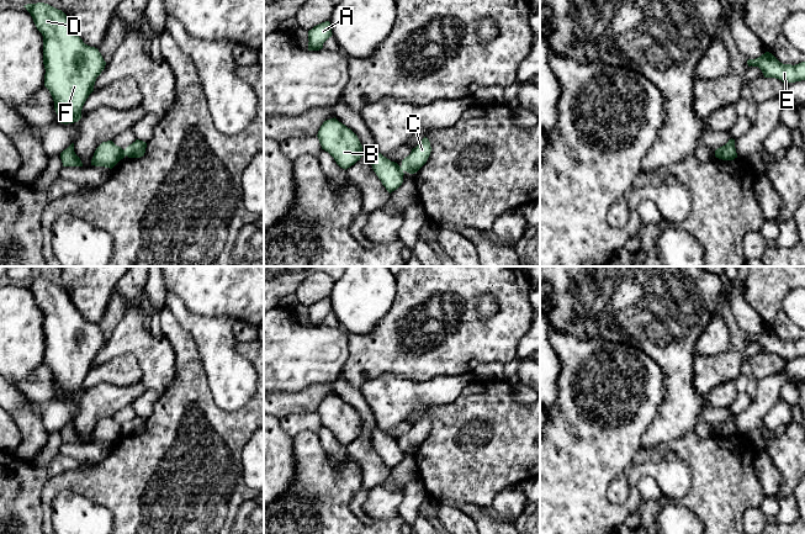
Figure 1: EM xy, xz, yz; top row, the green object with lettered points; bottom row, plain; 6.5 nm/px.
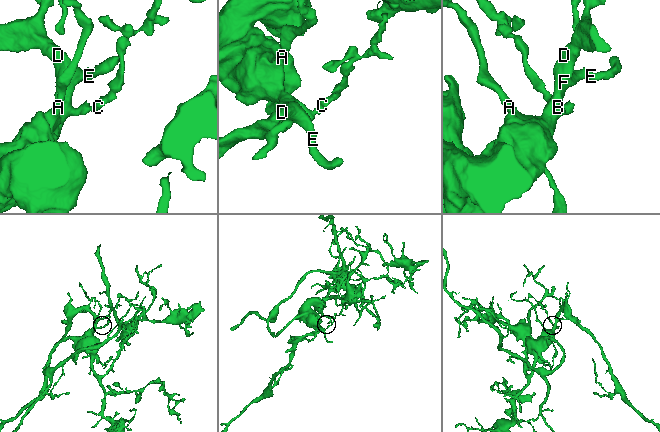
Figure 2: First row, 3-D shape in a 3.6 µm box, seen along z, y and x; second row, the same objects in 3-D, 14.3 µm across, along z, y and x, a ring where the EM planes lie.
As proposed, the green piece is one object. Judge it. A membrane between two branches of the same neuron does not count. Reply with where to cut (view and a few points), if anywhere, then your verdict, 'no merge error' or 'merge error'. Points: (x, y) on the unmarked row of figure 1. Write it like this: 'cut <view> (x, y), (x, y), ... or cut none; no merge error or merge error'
cut xy (123, 427), (126, 431); merge error

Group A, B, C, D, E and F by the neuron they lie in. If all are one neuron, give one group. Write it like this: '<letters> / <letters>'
A B D E F / C

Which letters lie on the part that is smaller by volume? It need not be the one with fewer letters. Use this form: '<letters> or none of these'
C

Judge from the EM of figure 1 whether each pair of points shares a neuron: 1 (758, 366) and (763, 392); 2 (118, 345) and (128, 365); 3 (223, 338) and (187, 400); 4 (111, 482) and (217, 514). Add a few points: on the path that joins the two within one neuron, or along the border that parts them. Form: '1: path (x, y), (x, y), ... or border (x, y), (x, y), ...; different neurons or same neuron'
1: border (785, 361), (785, 366), (778, 373), (757, 380); different neurons
2: border (95, 364), (131, 354), (142, 374); different neurons
3: border (195, 343), (208, 389), (213, 397); different neurons
4: path (137, 482), (153, 482), (169, 488), (191, 511); same neuron

